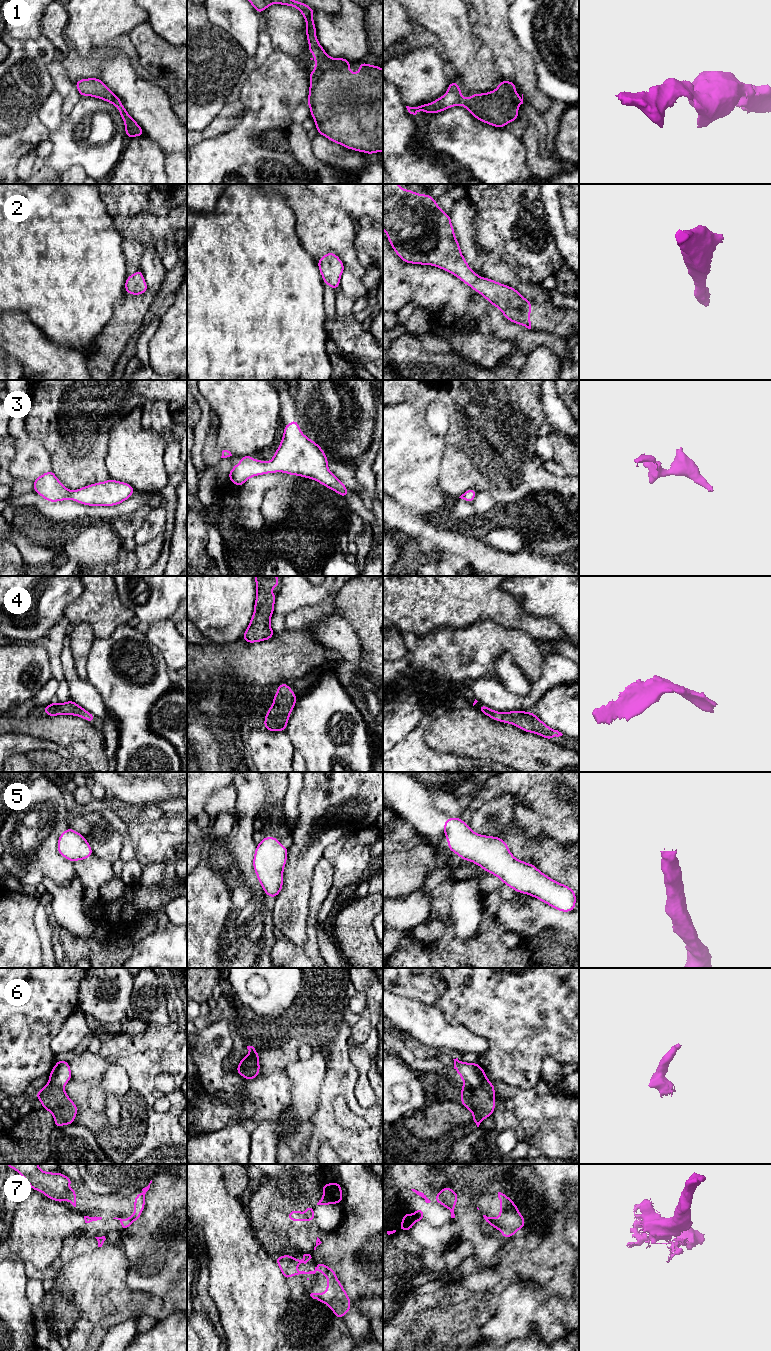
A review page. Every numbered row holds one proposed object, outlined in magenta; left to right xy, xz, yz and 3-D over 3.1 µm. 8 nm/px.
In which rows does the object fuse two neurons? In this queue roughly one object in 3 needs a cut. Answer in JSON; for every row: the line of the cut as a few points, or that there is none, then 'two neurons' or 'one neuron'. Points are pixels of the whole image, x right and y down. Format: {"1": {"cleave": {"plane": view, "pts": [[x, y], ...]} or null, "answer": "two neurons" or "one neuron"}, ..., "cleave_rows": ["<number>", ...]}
{"1": {"cleave": null, "answer": "one neuron"}, "2": {"cleave": null, "answer": "one neuron"}, "3": {"cleave": null, "answer": "one neuron"}, "4": {"cleave": null, "answer": "one neuron"}, "5": {"cleave": null, "answer": "one neuron"}, "6": {"cleave": {"plane": "xz", "pts": [[250, 1054], [249, 1058], [258, 1064]]}, "answer": "two neurons"}, "7": {"cleave": null, "answer": "one neuron"}, "cleave_rows": ["6"]}

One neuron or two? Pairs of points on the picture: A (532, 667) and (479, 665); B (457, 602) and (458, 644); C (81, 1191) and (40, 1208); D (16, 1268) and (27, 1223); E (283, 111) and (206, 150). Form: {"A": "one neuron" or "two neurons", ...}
{"A": "one neuron", "B": "two neurons", "C": "two neurons", "D": "two neurons", "E": "one neuron"}

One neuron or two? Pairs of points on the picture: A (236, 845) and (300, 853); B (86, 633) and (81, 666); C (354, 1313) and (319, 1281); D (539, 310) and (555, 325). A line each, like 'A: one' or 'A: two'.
A: two
B: one
C: one
D: one

